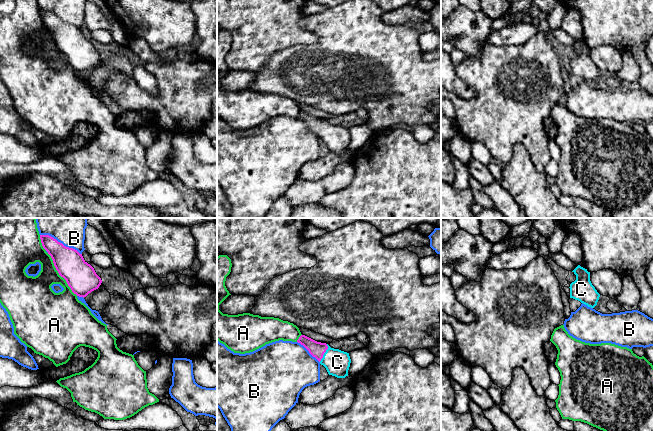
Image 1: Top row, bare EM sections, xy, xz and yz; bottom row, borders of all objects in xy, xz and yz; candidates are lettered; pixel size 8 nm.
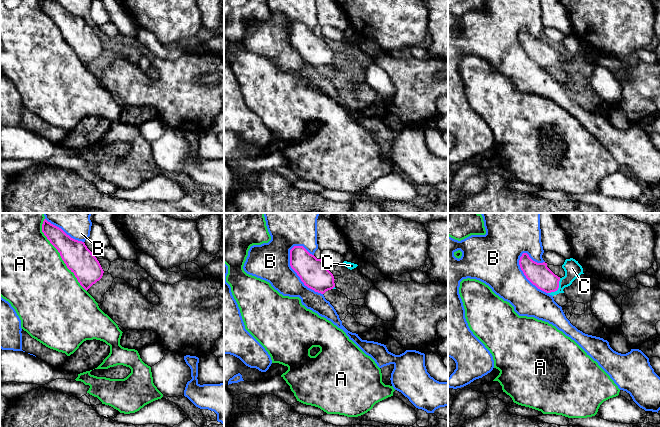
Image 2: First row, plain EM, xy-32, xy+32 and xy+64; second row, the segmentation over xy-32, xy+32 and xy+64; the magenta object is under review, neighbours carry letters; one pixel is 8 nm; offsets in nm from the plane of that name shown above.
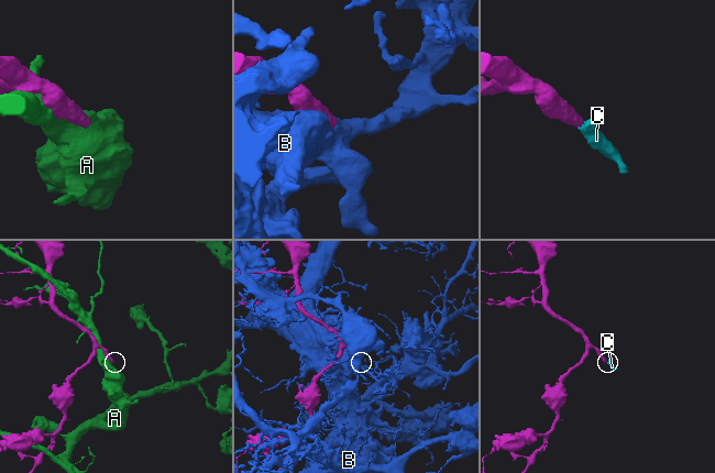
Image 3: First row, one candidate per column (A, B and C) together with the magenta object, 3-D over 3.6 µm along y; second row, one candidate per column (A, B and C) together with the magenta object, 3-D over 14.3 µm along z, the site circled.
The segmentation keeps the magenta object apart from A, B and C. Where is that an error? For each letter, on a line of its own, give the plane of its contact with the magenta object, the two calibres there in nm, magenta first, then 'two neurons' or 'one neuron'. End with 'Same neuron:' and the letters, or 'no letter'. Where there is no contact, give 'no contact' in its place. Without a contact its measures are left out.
A: contact in xy; calibres 240 and 280 nm; two neurons
B: contact in xy; calibres 240 and 190 nm; two neurons
C: contact in xz; calibres 130 and 200 nm; one neuron
Same neuron: C

